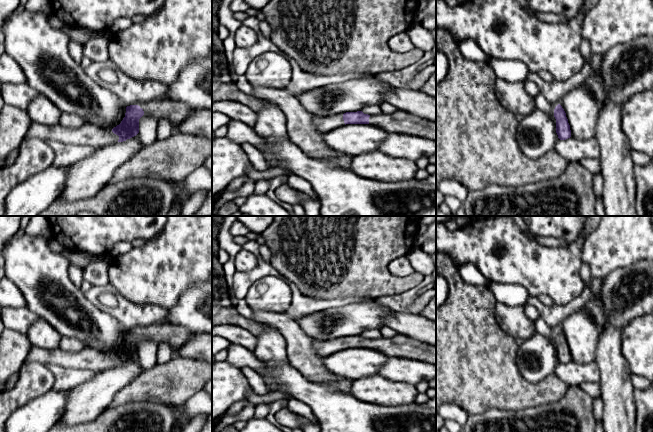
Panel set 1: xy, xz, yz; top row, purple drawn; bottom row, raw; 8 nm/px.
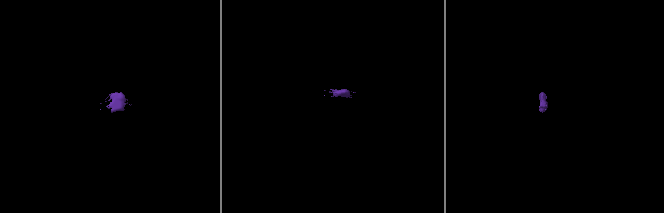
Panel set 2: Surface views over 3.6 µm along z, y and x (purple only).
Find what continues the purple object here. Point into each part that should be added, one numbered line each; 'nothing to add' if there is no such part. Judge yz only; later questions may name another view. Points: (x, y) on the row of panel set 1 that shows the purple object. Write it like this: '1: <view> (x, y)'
nothing to add

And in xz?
1: xz (400, 122)
2: xz (324, 124)

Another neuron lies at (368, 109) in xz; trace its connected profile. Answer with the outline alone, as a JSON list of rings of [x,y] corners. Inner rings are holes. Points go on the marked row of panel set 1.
[[[366,105],[361,111],[370,116],[382,113],[380,105]]]

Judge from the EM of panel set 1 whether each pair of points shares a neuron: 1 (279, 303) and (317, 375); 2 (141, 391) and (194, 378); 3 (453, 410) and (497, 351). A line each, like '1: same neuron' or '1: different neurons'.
1: different neurons
2: same neuron
3: different neurons

